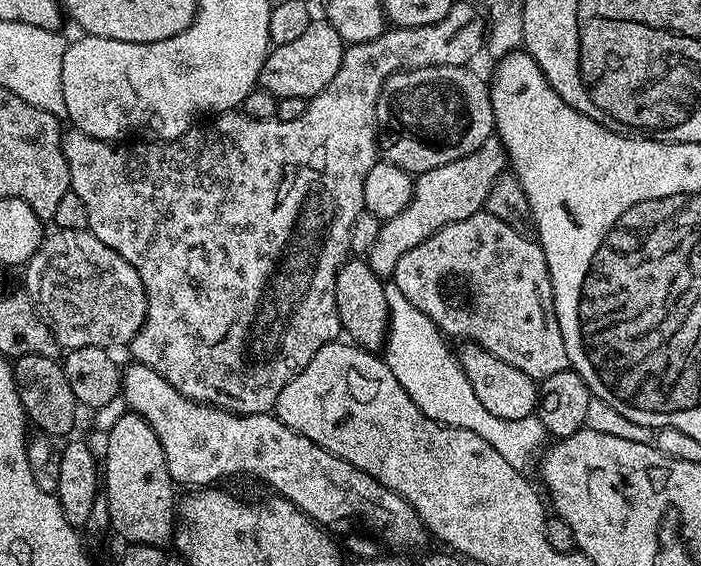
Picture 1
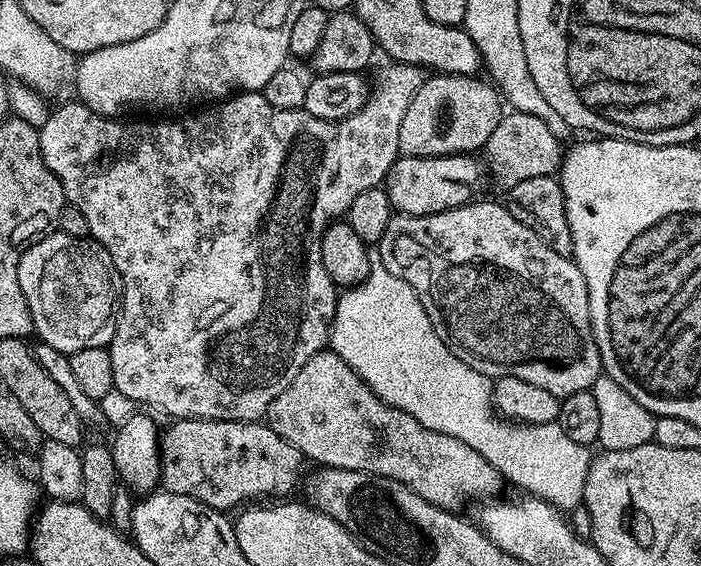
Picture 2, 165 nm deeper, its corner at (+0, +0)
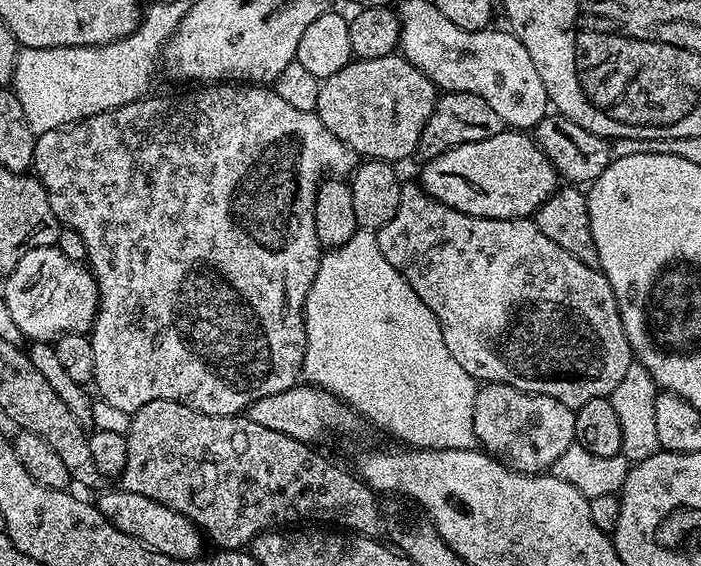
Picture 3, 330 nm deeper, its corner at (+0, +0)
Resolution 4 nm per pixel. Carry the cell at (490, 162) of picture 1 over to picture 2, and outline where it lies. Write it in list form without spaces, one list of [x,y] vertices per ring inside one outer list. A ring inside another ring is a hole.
[[[513,110],[501,115],[498,126],[494,126],[494,134],[490,134],[482,152],[488,155],[487,167],[496,171],[497,178],[504,186],[517,184],[526,178],[556,176],[562,163],[562,141],[555,137],[546,123],[531,114]]]

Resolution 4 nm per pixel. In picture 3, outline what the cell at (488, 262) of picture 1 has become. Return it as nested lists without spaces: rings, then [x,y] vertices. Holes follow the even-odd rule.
[[[404,182],[400,186],[398,214],[394,214],[394,218],[390,218],[386,226],[379,228],[378,239],[386,262],[390,262],[390,266],[398,269],[410,282],[414,294],[418,294],[418,298],[422,298],[422,302],[430,306],[434,318],[438,318],[438,326],[442,326],[442,338],[446,346],[450,346],[450,354],[454,354],[458,366],[462,366],[462,370],[466,370],[466,374],[473,376],[477,382],[509,384],[523,392],[537,392],[549,396],[575,410],[590,402],[590,398],[609,397],[634,361],[632,347],[622,326],[618,302],[614,298],[614,290],[608,279],[604,277],[604,273],[578,262],[578,258],[566,254],[562,246],[554,246],[554,242],[550,242],[550,238],[546,238],[546,234],[542,234],[542,230],[538,230],[538,226],[531,219],[491,220],[462,214],[438,202],[429,192],[425,192],[419,183]]]

